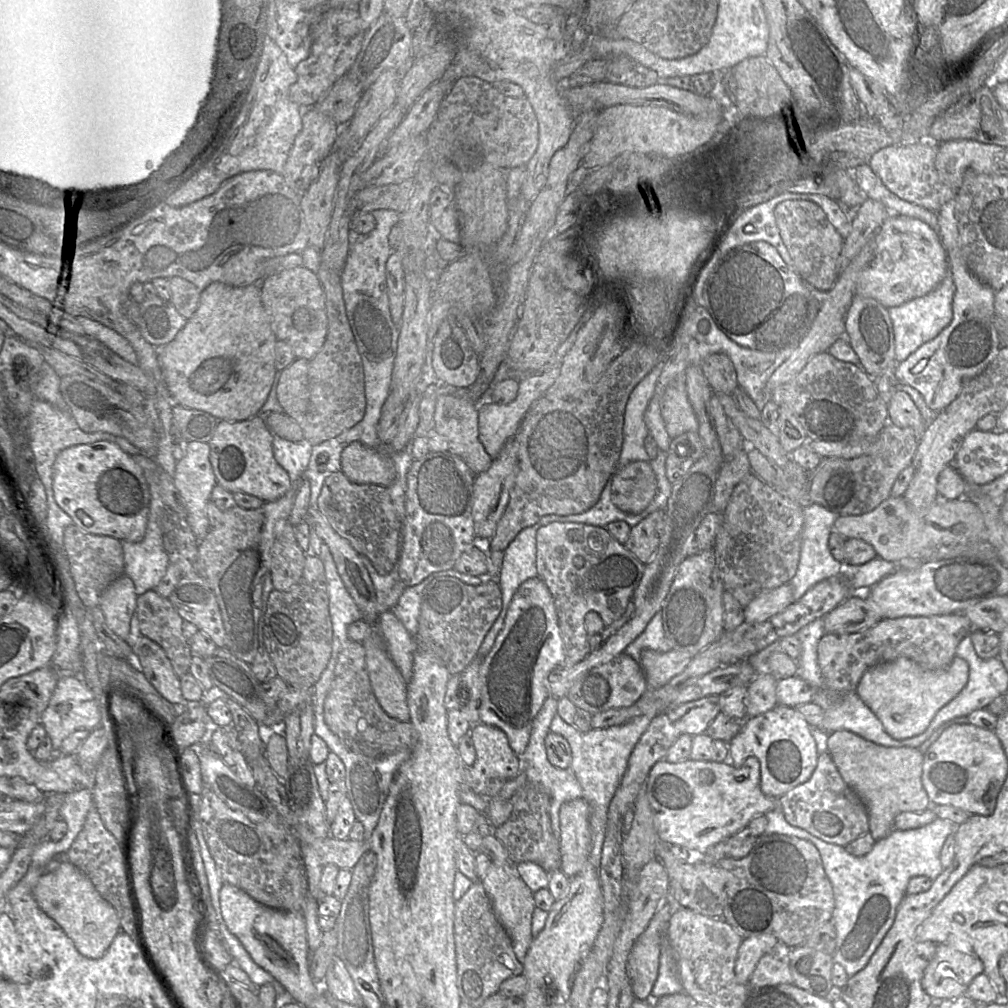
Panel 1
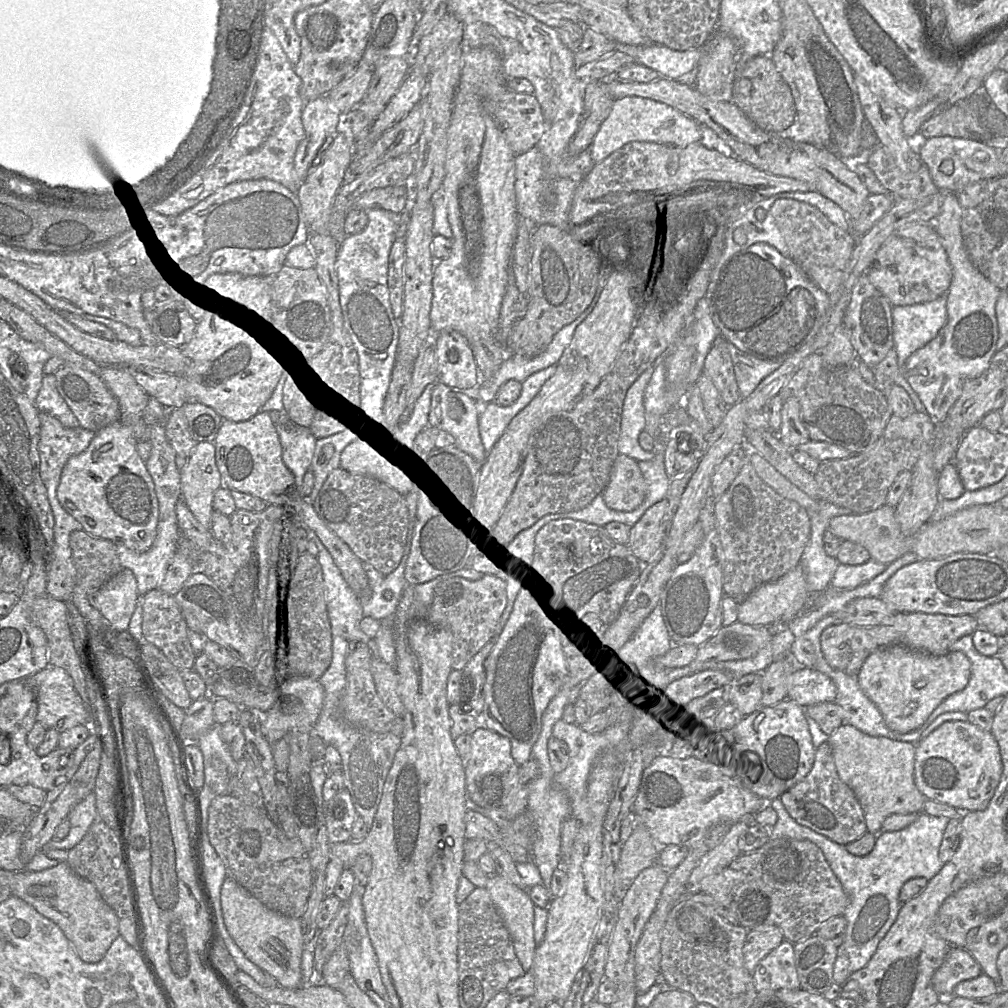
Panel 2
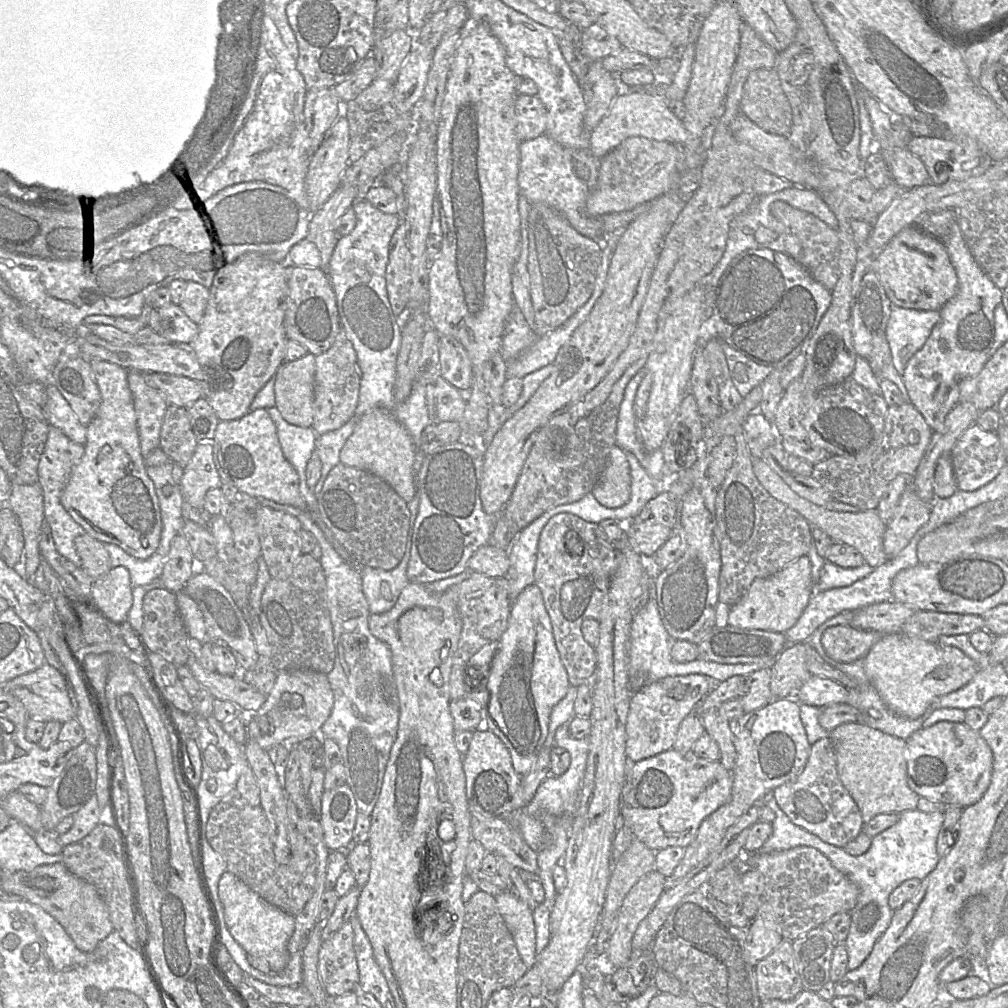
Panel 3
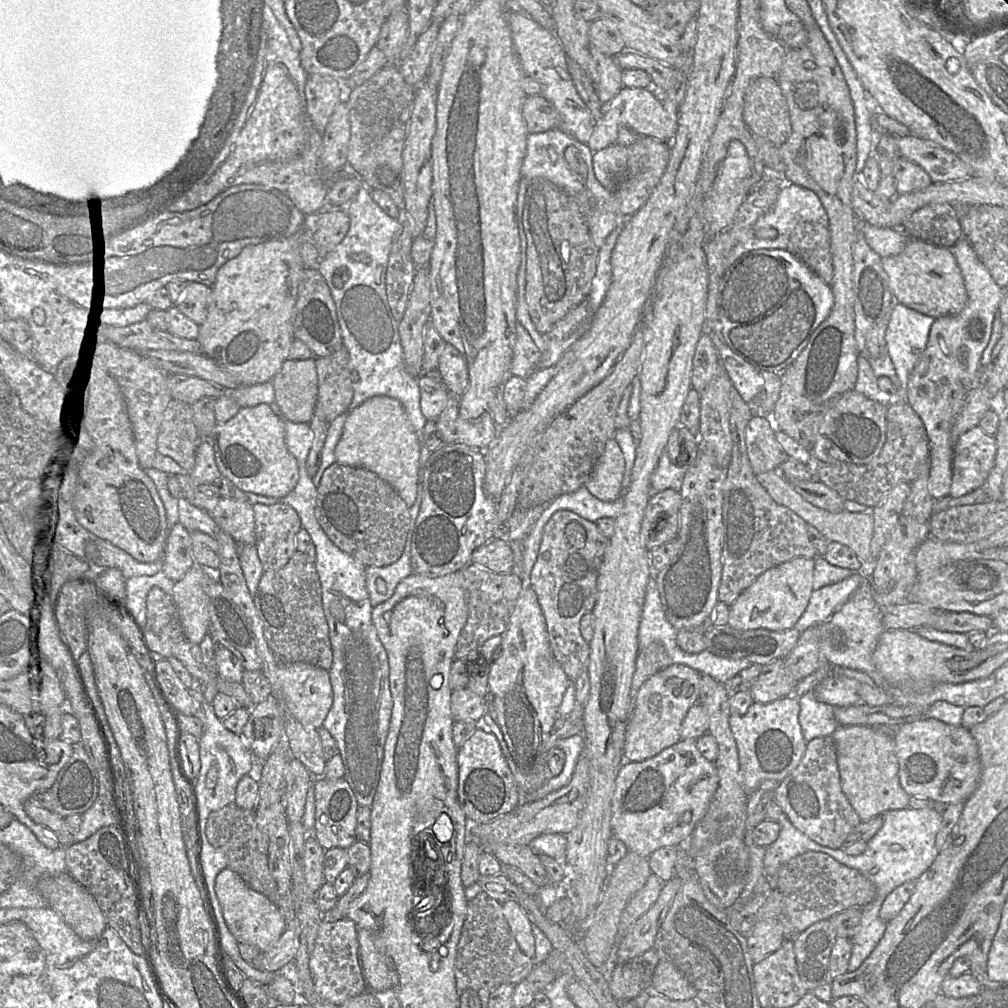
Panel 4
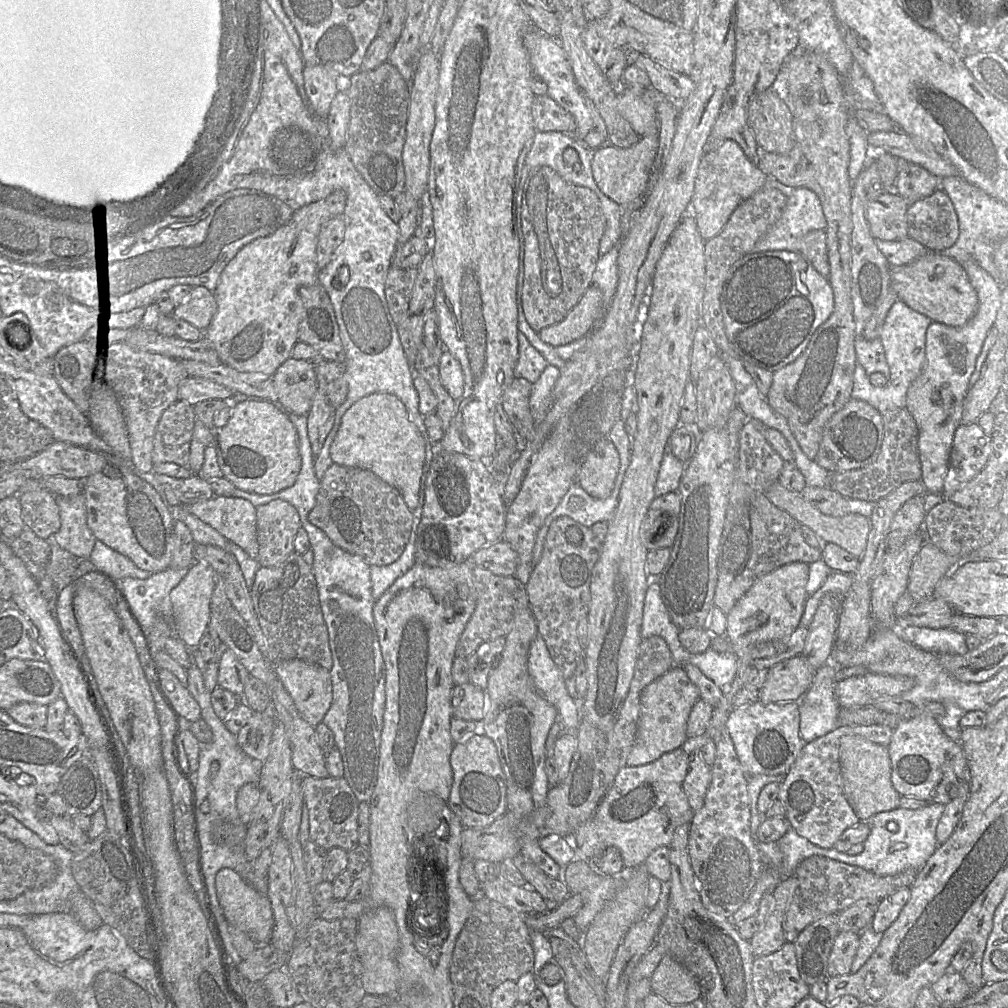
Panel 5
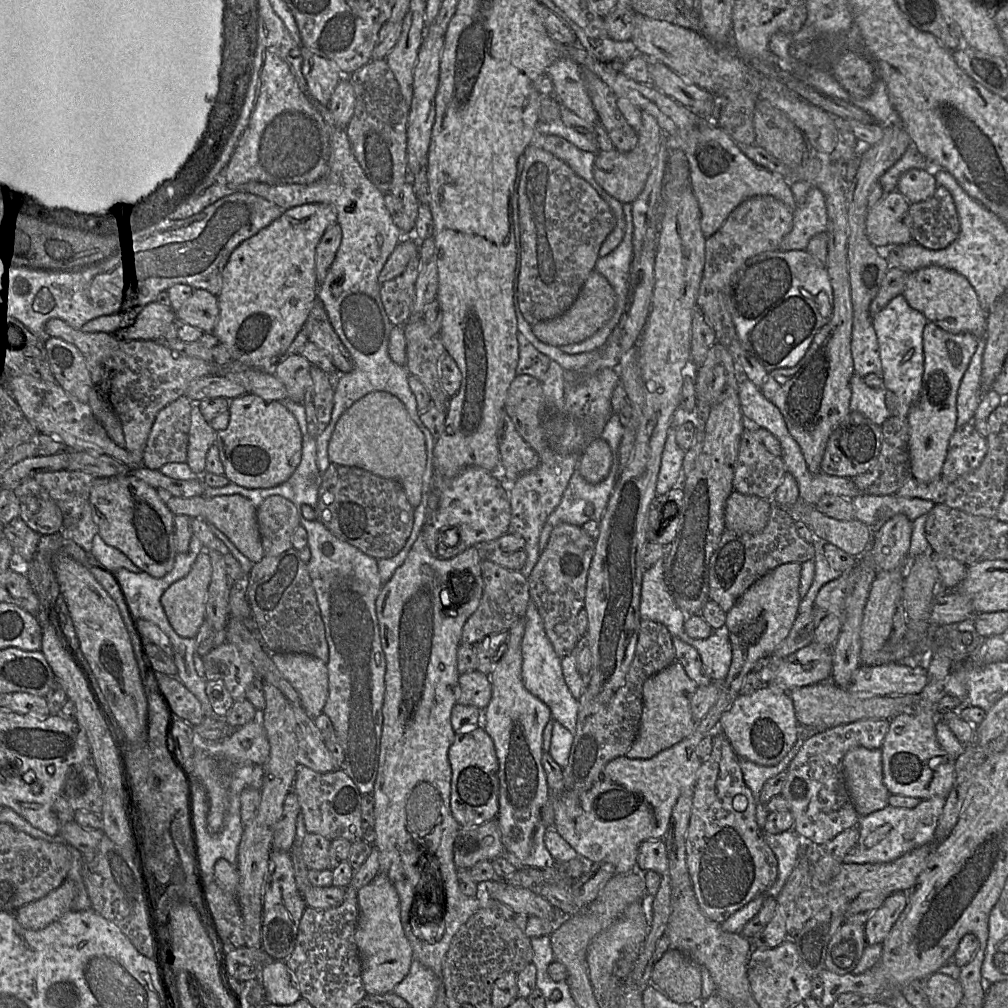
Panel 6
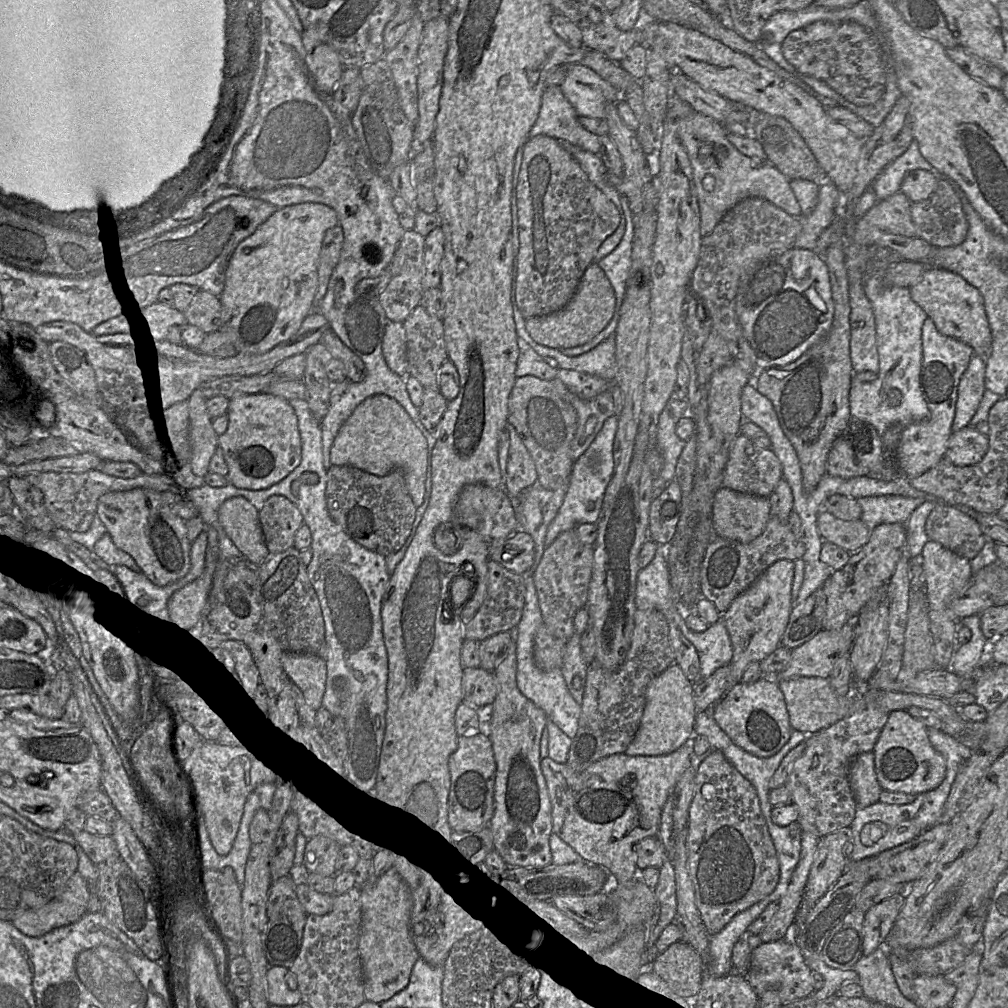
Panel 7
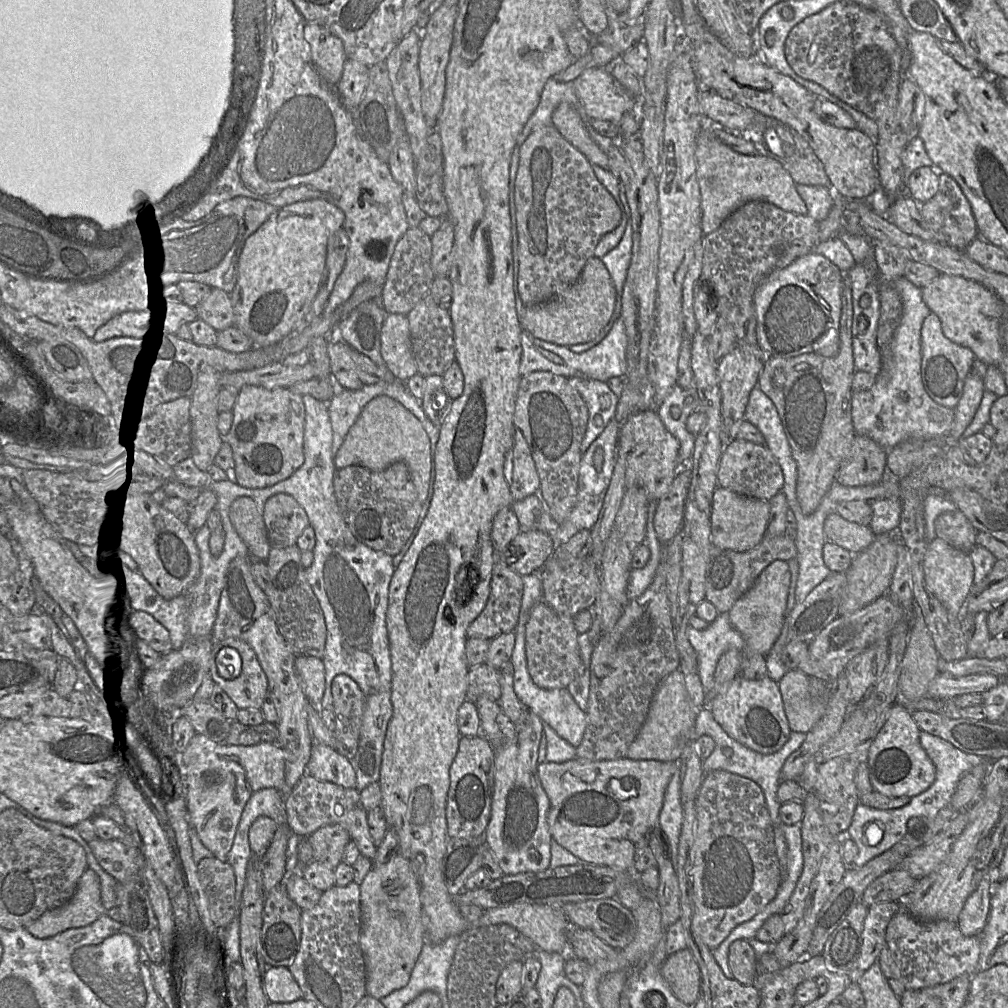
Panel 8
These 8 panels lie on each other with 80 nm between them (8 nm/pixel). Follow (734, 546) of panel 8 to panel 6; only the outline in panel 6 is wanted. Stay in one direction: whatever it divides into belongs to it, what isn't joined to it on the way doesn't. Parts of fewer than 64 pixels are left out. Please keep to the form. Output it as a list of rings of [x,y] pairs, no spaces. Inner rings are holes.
[[[733,491],[726,500],[725,528],[738,533],[756,534],[767,525],[771,499]]]

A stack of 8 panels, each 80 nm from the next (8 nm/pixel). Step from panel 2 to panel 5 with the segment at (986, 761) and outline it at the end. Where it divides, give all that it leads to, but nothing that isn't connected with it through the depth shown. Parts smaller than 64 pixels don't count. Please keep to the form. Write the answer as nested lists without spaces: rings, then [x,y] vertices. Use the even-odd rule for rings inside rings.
[[[924,713],[919,716],[903,720],[895,729],[893,729],[891,741],[888,745],[888,750],[891,760],[891,780],[895,789],[899,792],[901,796],[913,796],[919,799],[926,800],[928,803],[935,802],[935,803],[942,803],[944,805],[949,803],[951,800],[953,800],[960,794],[967,794],[968,798],[970,792],[970,769],[963,747],[960,742],[954,741],[946,735],[943,727],[940,725],[938,719],[935,716],[929,713]]]

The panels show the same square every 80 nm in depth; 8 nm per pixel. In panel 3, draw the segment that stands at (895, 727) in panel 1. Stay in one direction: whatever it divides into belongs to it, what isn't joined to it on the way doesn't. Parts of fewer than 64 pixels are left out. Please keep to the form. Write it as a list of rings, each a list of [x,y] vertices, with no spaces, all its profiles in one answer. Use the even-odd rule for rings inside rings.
[[[895,632],[883,634],[870,648],[864,657],[864,671],[891,711],[914,719],[923,715],[937,697],[967,684],[977,673],[978,667],[957,647]]]

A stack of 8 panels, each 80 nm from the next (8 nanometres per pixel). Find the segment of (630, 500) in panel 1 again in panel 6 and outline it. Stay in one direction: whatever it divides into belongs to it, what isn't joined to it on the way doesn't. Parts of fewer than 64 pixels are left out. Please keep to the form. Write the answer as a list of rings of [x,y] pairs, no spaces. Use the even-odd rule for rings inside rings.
[[[601,439],[589,443],[581,454],[579,472],[591,484],[597,484],[606,479],[613,463],[613,454],[609,444]]]

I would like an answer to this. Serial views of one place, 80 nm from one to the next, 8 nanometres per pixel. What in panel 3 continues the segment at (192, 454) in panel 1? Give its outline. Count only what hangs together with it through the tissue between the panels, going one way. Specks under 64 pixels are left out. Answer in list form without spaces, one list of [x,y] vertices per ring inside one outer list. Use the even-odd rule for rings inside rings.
[[[198,443],[192,458],[183,469],[180,489],[183,500],[204,511],[204,497],[209,489],[219,487],[221,479],[213,459],[213,445]]]

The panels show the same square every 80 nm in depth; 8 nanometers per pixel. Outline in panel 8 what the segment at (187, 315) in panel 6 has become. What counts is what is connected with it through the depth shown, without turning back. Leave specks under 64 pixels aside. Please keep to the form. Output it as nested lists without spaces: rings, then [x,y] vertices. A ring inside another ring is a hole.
[[[212,288],[210,294],[195,308],[197,318],[211,326],[216,332],[234,326],[234,312],[228,293]]]

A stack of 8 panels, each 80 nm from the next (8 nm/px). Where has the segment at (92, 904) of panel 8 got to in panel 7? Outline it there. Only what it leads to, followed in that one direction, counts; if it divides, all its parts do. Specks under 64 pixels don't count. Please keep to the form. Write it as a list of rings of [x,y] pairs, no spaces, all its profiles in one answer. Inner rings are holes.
[[[75,872],[59,895],[39,908],[24,911],[11,922],[23,934],[40,937],[79,920],[87,912],[89,897],[86,880]]]

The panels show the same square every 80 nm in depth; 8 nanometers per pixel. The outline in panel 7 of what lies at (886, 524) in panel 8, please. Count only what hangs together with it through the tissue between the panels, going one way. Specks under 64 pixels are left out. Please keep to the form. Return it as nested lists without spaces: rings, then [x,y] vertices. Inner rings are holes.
[[[885,495],[862,497],[856,501],[862,509],[860,520],[872,531],[884,523],[905,524],[912,512],[927,500],[924,497]]]

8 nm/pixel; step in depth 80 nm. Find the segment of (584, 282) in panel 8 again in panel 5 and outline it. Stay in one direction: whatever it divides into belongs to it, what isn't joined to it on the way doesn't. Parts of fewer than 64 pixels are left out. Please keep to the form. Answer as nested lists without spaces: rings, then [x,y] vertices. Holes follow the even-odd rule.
[[[592,284],[576,306],[560,322],[538,332],[545,343],[558,347],[588,334],[605,313],[601,290]]]

